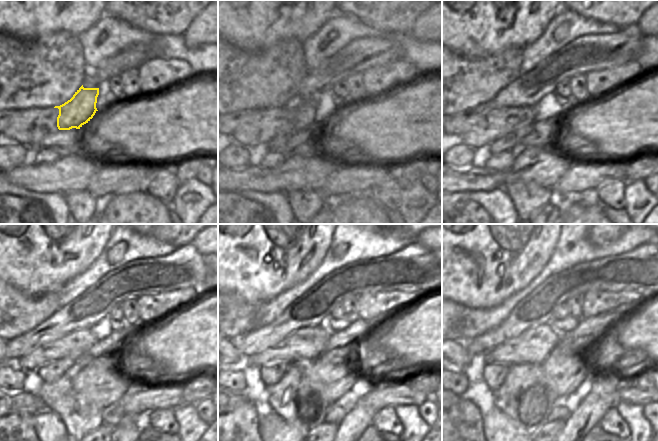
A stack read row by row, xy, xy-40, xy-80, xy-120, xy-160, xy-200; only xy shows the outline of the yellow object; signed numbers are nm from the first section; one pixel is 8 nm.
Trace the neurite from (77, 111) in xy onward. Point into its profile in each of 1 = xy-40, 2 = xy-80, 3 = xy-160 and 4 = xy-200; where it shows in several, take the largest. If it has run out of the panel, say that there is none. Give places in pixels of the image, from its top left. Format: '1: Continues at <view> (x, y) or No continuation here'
1: Continues at xy-40 (303, 110)
2: Continues at xy-80 (506, 142)
3: Continues at xy-160 (270, 373)
4: Continues at xy-200 (494, 374).

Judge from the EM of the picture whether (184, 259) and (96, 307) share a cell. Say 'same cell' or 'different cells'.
same cell

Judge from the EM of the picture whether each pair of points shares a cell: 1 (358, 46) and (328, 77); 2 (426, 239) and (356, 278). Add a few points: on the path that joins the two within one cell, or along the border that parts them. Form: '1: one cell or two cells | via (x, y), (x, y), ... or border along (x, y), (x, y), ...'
1: one cell | via (351, 54), (336, 69)
2: two cells | border along (417, 241), (431, 251)

